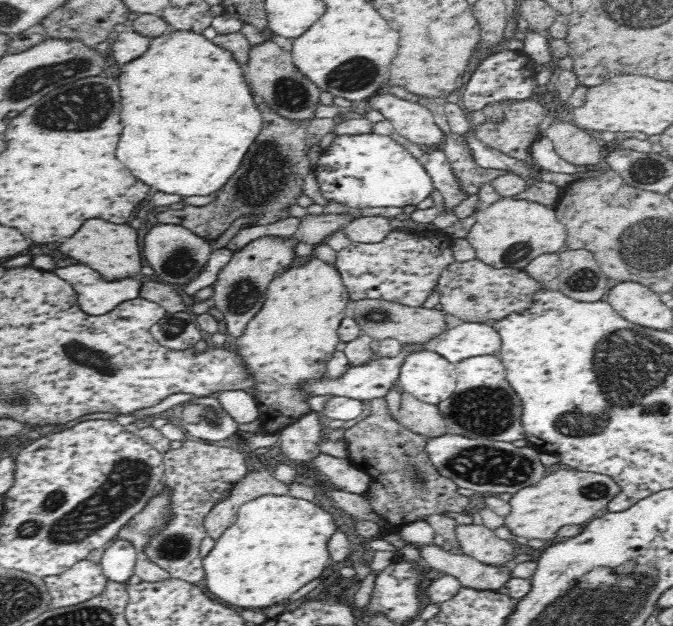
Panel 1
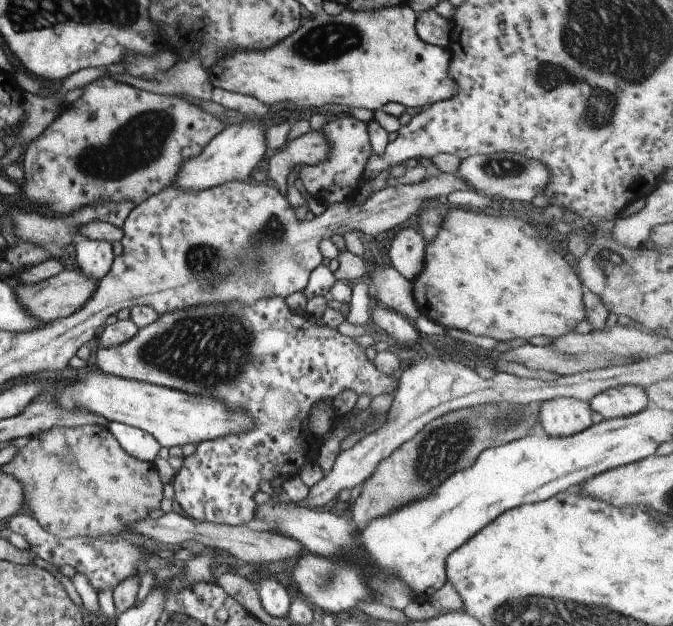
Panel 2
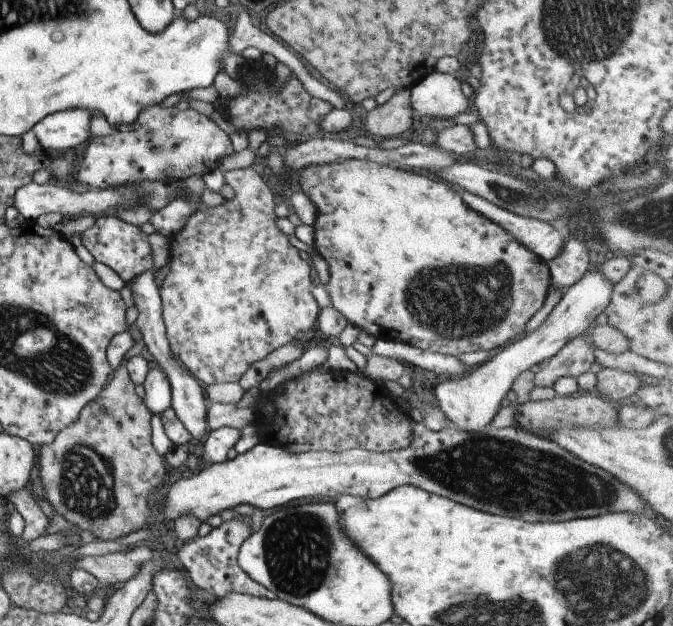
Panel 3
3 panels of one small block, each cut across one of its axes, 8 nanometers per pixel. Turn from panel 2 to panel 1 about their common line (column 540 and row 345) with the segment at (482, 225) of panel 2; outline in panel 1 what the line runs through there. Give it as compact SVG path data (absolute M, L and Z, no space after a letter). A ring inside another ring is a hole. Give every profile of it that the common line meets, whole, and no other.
M312 257L304 264L286 269L268 286L264 306L254 318L250 319L244 334L234 339L236 352L247 366L247 371L255 376L255 399L259 402L259 419L266 433L280 433L293 424L296 418L309 412L308 397L300 393L300 384L310 378L322 378L326 373L326 362L336 352L336 344L341 342L338 327L348 306L349 293L342 281L340 271L334 264L326 263L318 257Z

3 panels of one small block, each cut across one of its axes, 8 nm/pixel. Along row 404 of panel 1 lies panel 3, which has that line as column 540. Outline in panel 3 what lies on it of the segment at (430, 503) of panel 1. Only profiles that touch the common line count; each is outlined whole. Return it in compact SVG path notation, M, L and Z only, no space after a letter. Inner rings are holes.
M577 335L575 338L568 340L551 359L539 364L540 370L533 376L533 384L539 387L552 386L559 377L576 377L578 374L587 372L592 362L594 362L594 354L589 342L585 340L585 337Z

